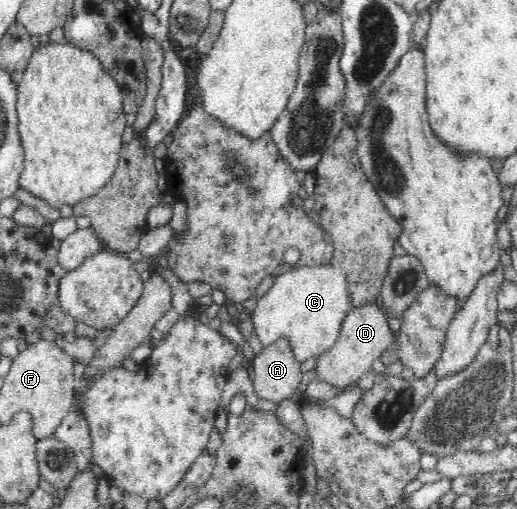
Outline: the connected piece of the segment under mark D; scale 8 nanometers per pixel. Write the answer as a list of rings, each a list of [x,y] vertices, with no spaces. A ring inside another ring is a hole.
[[[379,300],[365,302],[364,304],[356,305],[350,309],[347,317],[344,319],[338,341],[326,353],[317,358],[317,366],[315,369],[318,375],[317,377],[341,389],[354,386],[359,378],[372,368],[374,360],[384,358],[384,352],[390,350],[390,348],[395,345],[397,336],[394,335],[394,330],[390,328],[390,324],[386,318],[387,311]]]

